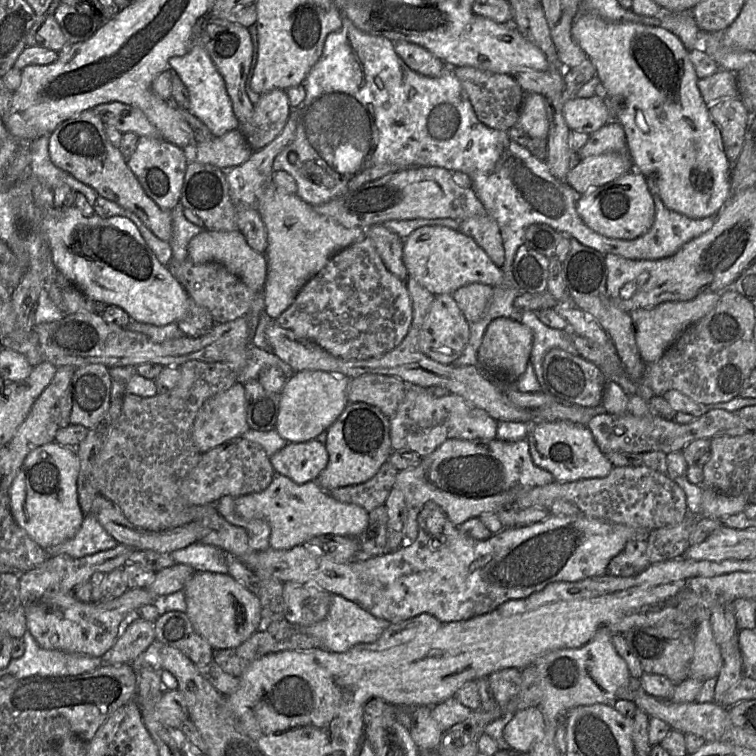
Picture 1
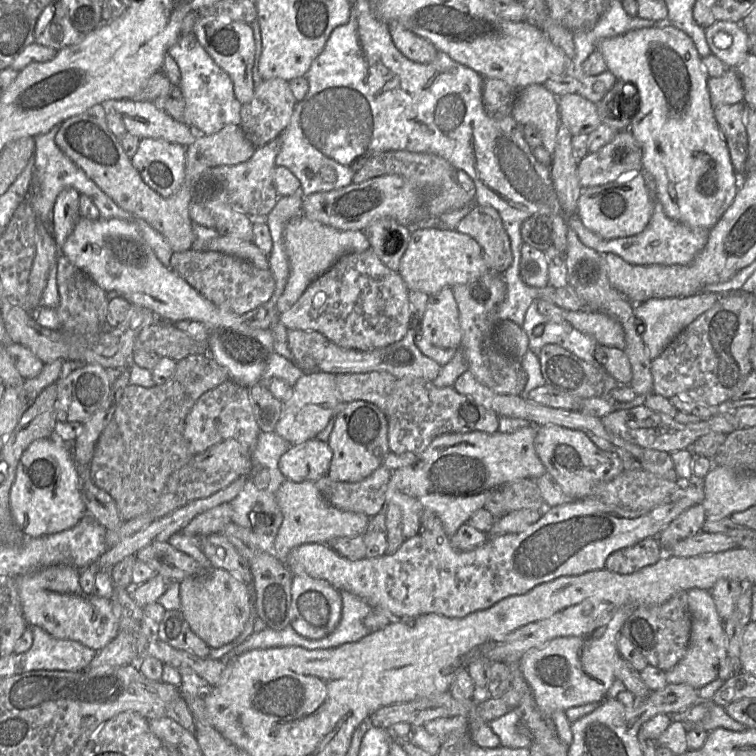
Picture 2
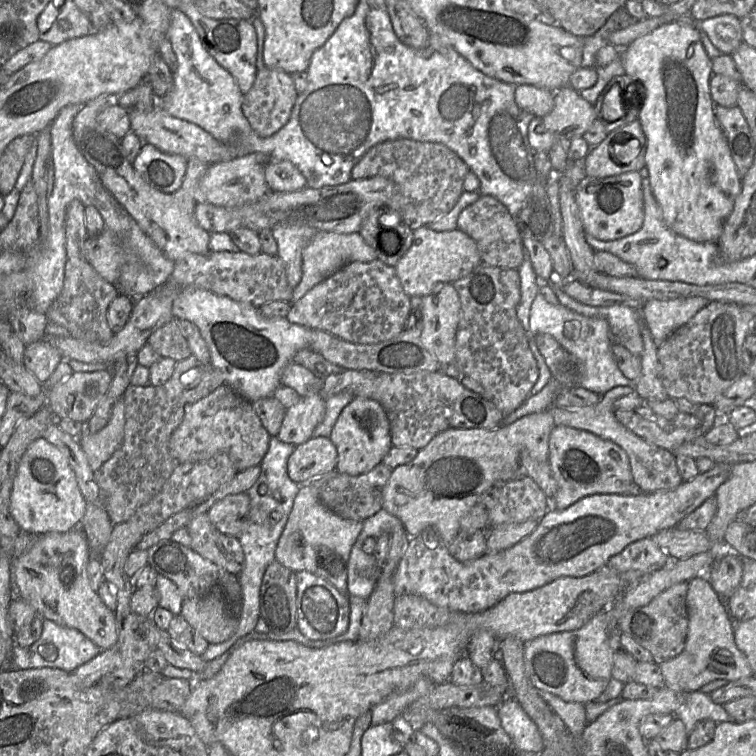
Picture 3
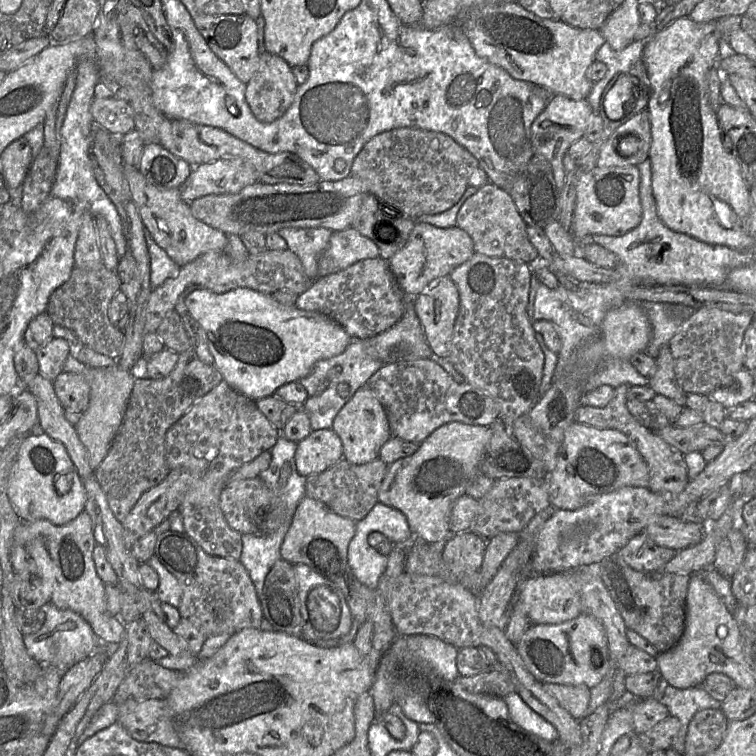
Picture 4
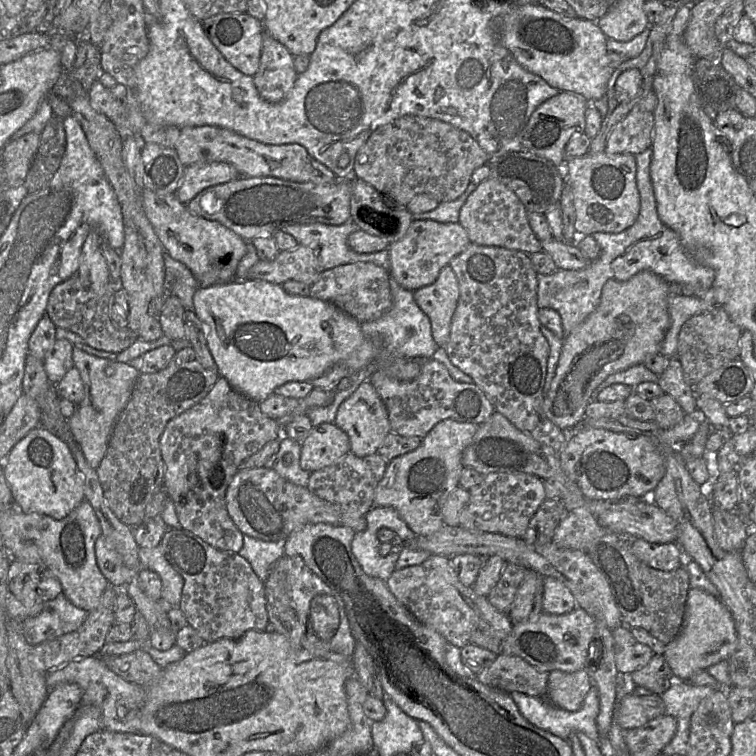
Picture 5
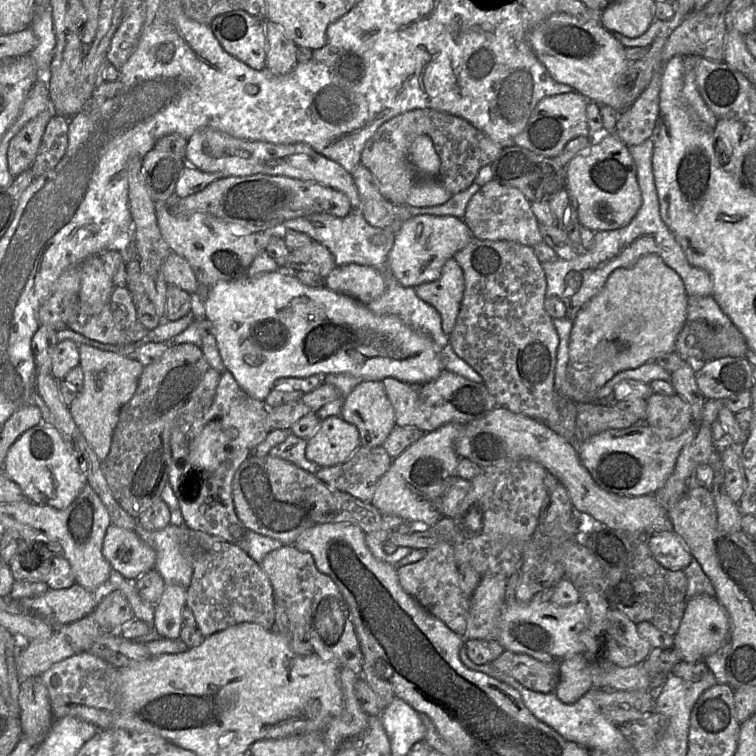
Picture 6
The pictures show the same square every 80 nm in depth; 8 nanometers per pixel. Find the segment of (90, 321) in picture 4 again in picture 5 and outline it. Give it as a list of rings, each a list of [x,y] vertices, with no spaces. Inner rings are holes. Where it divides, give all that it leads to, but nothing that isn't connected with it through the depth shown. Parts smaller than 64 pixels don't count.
[[[76,274],[52,290],[46,307],[46,315],[56,327],[79,335],[89,346],[98,350],[120,353],[139,337],[138,333],[129,329],[128,326],[126,328],[117,327],[111,318],[114,294],[121,287],[121,279],[113,280],[110,278],[102,290],[92,291],[83,285]]]

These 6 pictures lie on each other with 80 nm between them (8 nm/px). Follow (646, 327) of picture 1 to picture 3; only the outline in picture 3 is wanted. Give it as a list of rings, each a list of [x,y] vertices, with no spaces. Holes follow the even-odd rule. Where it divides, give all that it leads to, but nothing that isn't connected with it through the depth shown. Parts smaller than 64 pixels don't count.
[[[701,296],[653,298],[641,303],[641,317],[659,347],[671,333],[686,324],[708,303]]]

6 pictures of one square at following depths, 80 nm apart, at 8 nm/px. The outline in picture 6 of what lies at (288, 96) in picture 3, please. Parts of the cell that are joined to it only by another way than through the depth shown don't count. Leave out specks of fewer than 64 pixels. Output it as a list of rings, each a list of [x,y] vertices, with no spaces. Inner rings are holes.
[[[265,20],[265,36],[267,43],[265,69],[275,75],[286,75],[296,66],[297,45],[289,39],[282,28],[269,20]]]

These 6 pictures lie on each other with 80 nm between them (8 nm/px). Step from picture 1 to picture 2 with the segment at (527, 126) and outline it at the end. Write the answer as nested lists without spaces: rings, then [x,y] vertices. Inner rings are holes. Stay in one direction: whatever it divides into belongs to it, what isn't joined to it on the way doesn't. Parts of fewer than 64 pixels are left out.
[[[534,84],[520,89],[512,117],[521,126],[534,126],[540,132],[542,147],[551,155],[555,151],[560,126],[558,98],[543,85]]]

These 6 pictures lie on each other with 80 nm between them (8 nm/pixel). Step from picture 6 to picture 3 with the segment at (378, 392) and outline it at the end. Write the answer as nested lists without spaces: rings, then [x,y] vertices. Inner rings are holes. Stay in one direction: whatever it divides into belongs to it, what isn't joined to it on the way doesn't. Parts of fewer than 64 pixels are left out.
[[[356,396],[344,407],[329,436],[337,449],[335,469],[344,474],[358,476],[372,470],[382,462],[392,447],[387,414],[377,400]]]

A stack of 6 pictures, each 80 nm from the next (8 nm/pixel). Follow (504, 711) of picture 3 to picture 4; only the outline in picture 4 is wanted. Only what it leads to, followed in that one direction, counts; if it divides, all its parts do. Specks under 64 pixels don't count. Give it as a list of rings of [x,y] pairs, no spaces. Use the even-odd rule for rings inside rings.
[[[517,693],[509,694],[504,700],[515,724],[547,742],[554,742],[559,738],[556,728],[533,711]]]

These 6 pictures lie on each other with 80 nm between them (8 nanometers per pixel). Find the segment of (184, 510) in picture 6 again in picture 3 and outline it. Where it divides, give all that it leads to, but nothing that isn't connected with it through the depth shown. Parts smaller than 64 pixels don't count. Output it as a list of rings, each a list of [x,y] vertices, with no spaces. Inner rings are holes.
[[[223,383],[207,396],[186,406],[183,420],[169,439],[169,451],[180,464],[208,460],[225,452],[239,472],[260,464],[268,450],[270,437],[252,401]],[[193,512],[187,525],[191,548],[222,571],[239,575],[244,566],[244,554],[239,538],[221,533],[210,521],[207,512]]]

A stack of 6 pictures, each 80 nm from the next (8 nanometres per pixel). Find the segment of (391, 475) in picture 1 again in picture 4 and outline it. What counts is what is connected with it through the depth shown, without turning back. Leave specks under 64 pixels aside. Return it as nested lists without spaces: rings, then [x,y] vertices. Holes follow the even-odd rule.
[[[379,457],[362,465],[342,459],[329,469],[309,476],[305,483],[306,495],[321,502],[332,512],[358,522],[379,502],[378,491],[387,474],[388,466]]]

